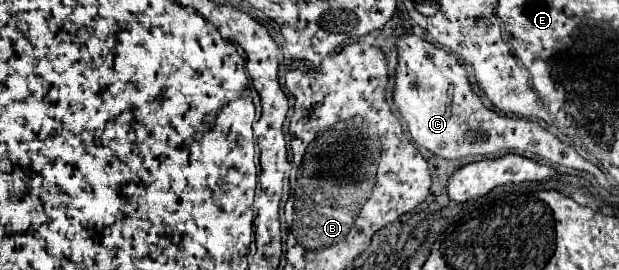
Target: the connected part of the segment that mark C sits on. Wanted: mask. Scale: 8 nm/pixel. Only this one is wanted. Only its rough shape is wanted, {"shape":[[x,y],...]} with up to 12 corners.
{"shape":[[398,39],[394,103],[444,159],[530,151],[602,171],[536,121],[498,115],[464,65]]}

